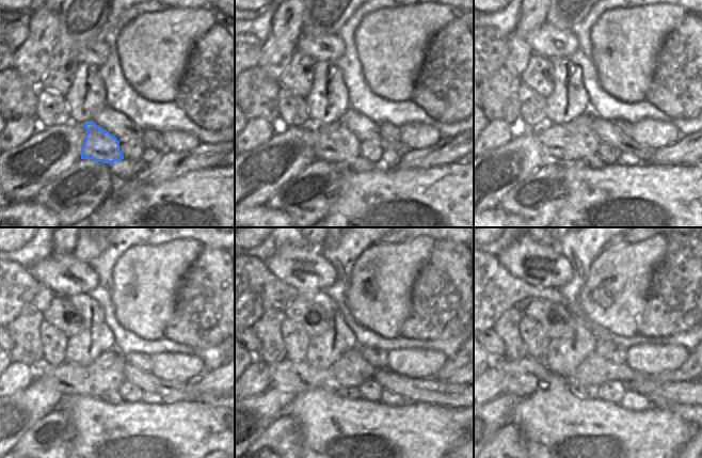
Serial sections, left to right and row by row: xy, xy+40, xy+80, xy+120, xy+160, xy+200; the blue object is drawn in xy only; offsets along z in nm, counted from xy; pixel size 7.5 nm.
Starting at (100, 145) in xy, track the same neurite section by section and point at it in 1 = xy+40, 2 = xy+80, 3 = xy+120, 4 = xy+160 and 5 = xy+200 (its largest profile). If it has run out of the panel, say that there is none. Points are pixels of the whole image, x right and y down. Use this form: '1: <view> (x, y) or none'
1: xy+40 (332, 143)
2: xy+80 (569, 142)
3: xy+120 (69, 379)
4: xy+160 (292, 377)
5: xy+200 (523, 377)

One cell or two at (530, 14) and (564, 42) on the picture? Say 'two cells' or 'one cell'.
two cells

